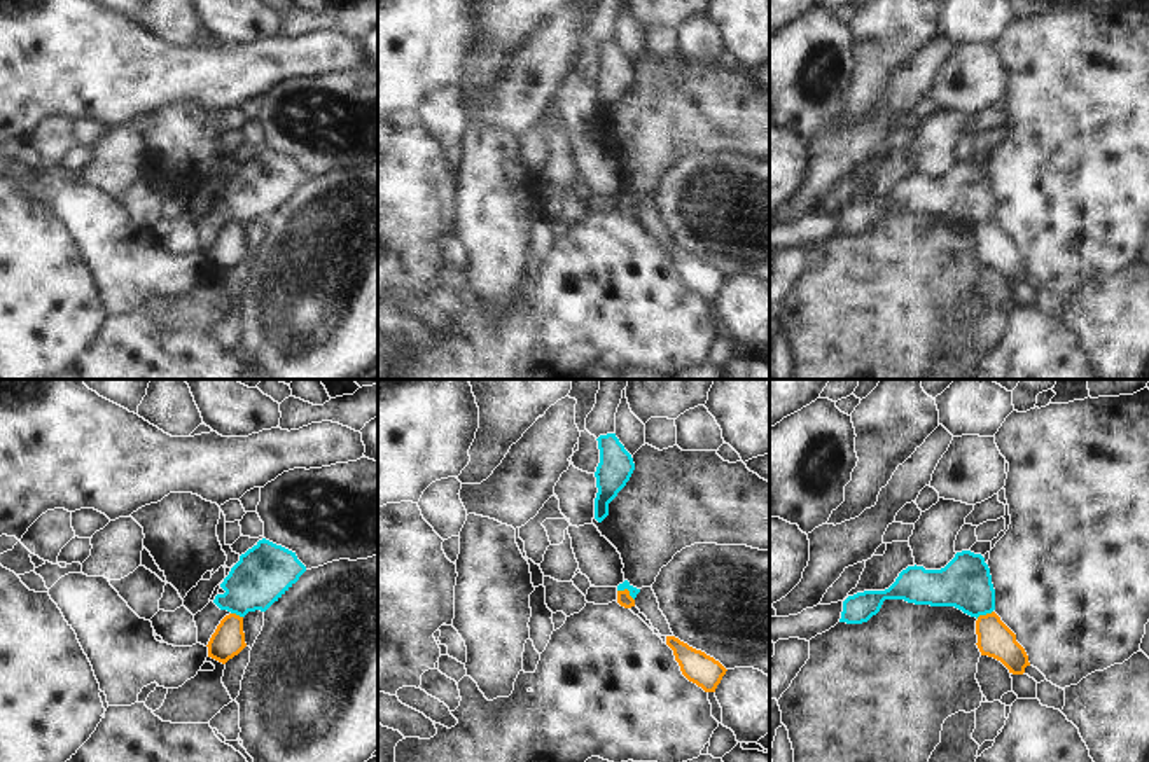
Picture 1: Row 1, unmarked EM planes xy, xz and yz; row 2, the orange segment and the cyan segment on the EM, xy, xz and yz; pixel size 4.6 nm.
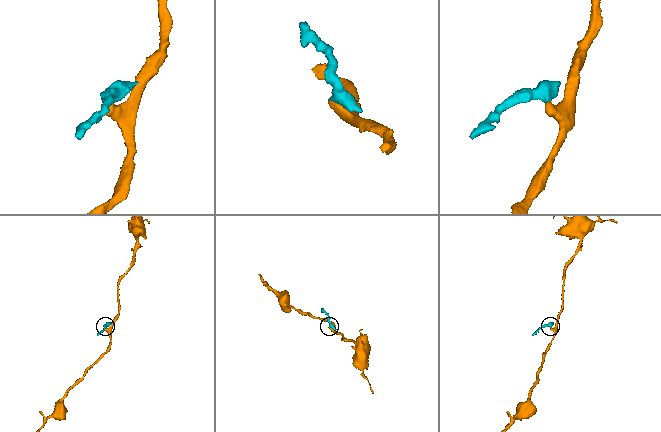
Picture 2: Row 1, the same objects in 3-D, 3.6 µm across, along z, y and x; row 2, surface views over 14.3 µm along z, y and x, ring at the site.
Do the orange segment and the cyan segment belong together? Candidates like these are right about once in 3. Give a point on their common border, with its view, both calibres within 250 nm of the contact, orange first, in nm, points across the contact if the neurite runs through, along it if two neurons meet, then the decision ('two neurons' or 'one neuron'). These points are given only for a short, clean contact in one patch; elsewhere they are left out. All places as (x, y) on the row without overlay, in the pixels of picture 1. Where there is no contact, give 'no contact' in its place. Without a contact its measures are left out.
xz (628, 200) | 70/50 nm | along xz (618, 198), (626, 198), (633, 208) | two neurons

